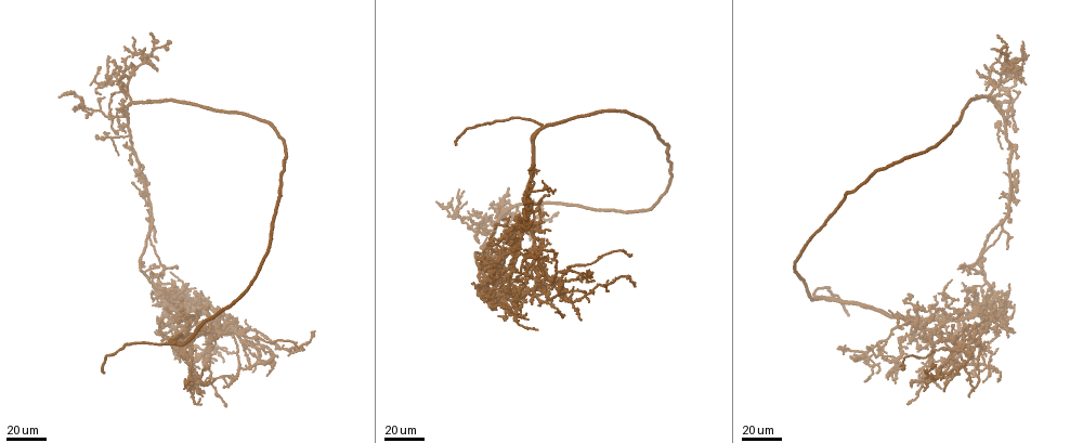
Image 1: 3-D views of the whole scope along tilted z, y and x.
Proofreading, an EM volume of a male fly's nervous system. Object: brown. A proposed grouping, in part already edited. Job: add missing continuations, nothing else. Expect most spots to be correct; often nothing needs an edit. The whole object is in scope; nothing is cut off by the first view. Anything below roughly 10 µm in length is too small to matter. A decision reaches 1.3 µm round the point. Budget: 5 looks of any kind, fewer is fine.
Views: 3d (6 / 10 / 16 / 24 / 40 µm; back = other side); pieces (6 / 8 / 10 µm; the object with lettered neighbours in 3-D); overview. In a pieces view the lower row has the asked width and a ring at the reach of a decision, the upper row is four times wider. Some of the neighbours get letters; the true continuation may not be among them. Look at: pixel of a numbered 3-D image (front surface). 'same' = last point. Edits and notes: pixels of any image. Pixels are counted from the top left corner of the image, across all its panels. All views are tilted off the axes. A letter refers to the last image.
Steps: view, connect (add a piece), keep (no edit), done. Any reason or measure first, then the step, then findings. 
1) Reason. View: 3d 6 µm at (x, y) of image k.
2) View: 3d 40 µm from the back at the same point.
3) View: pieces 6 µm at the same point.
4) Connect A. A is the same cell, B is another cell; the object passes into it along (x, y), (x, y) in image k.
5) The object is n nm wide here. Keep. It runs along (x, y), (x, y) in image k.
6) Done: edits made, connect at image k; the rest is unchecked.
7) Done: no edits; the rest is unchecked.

End of a long branch. View: 3d 24 µm at (846, 313) of image 1.

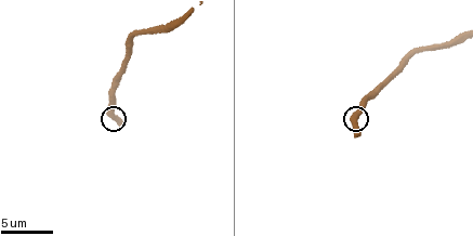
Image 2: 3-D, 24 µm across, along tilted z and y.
See the neighbours. View: pieces 8 µm at (122, 125) of image 2.

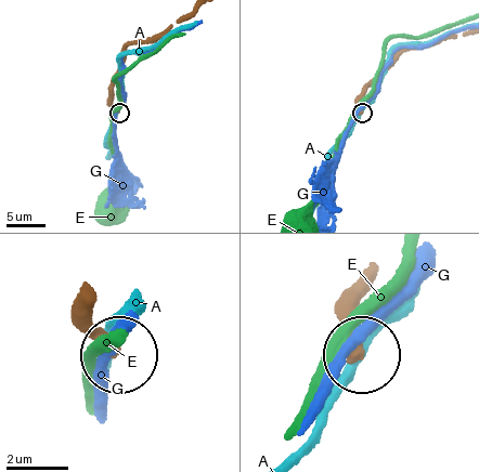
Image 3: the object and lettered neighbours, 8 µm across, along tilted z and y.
The object is 360 nm wide here. Keep. A, E and G are other cells; no lettered piece goes on from it.

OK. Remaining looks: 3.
Free end. View: 3d 24 µm at (520, 244) of image 1.

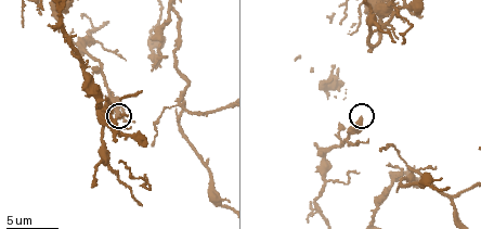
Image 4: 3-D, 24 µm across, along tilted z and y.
View: pieces 6 µm at (360, 120) of image 4.

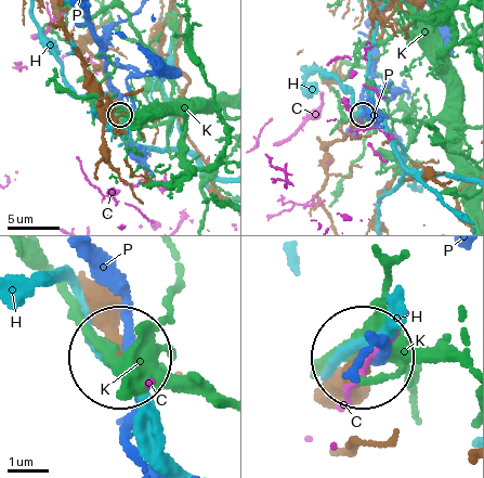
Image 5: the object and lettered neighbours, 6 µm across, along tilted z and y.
Keep. C, H, K and P are other cells; it runs along (81, 282), (116, 353) in image 5; none of them fits.

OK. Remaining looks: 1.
Done: no edits; the rest is unchecked.

